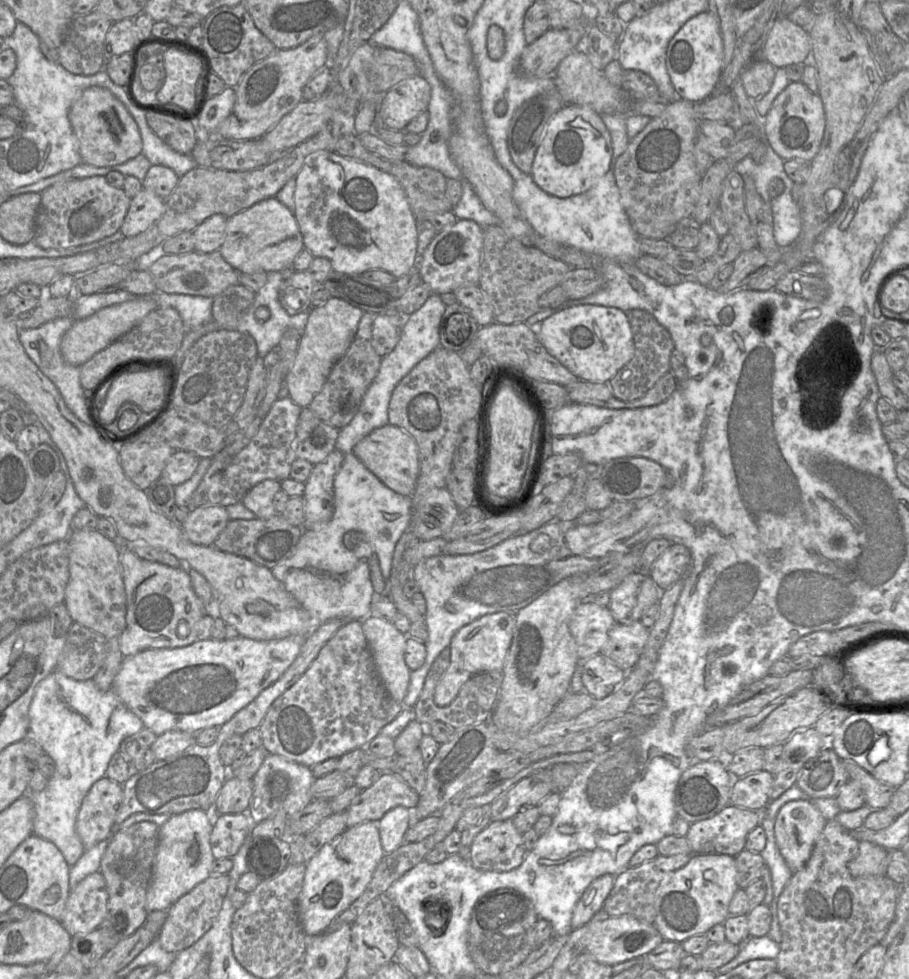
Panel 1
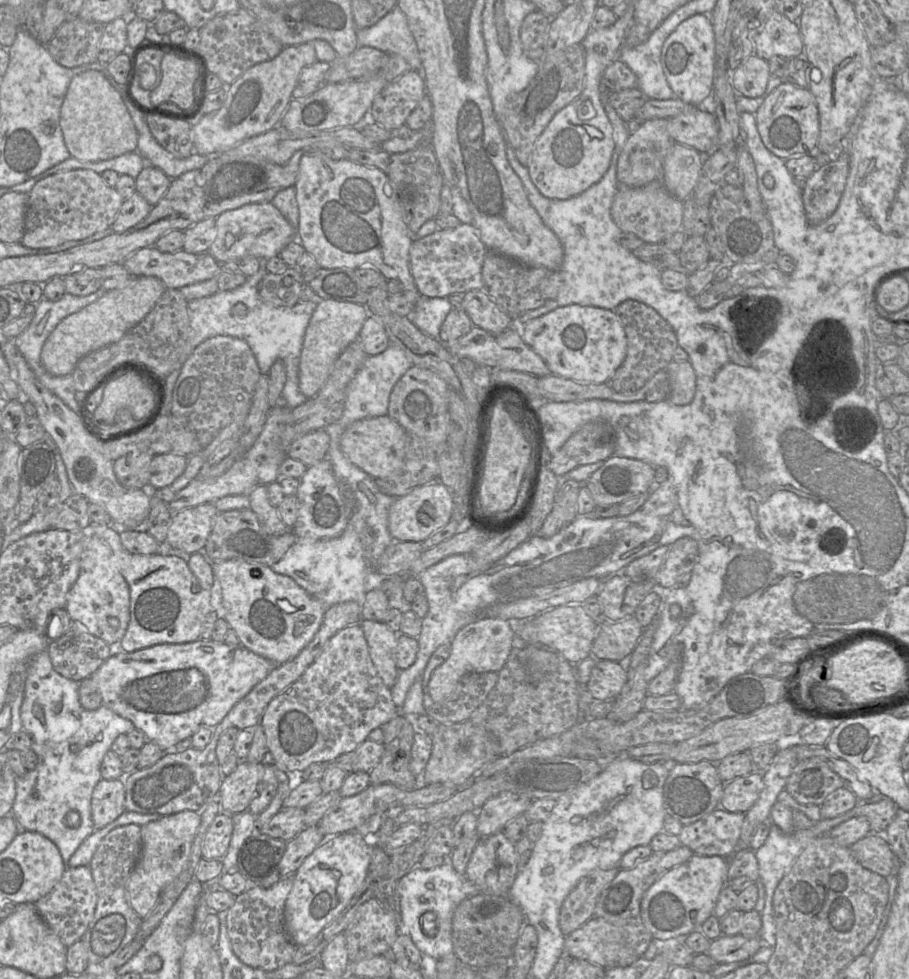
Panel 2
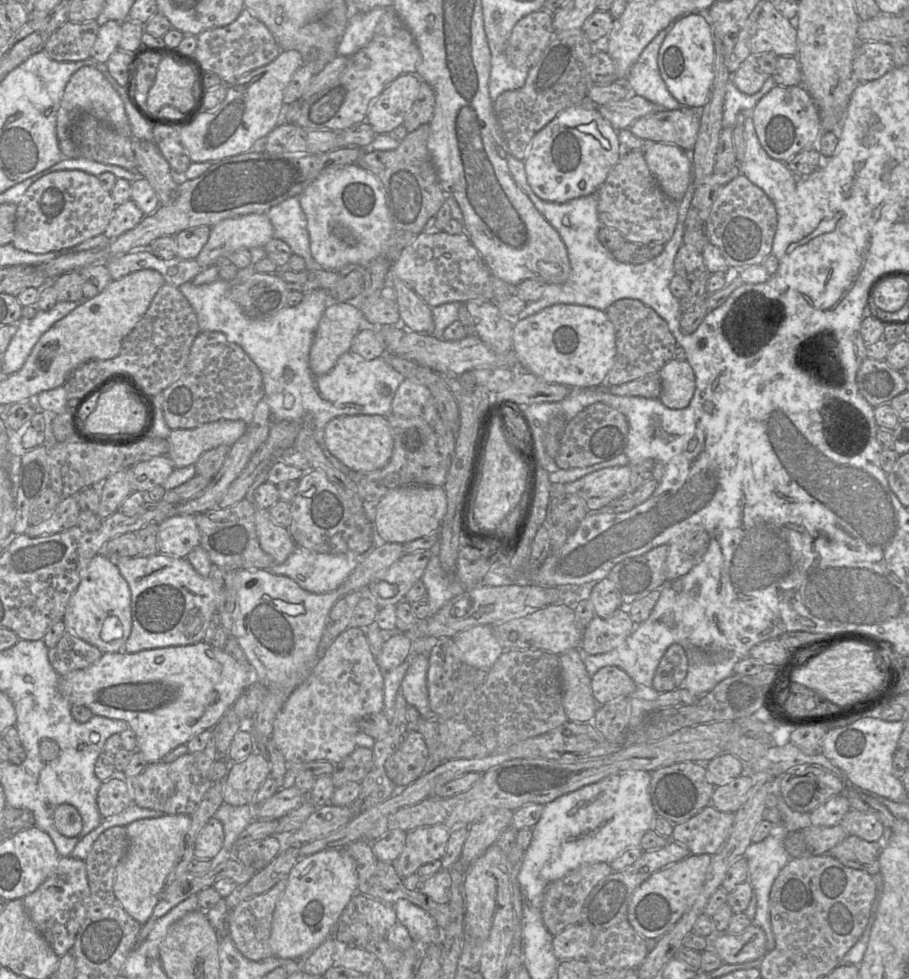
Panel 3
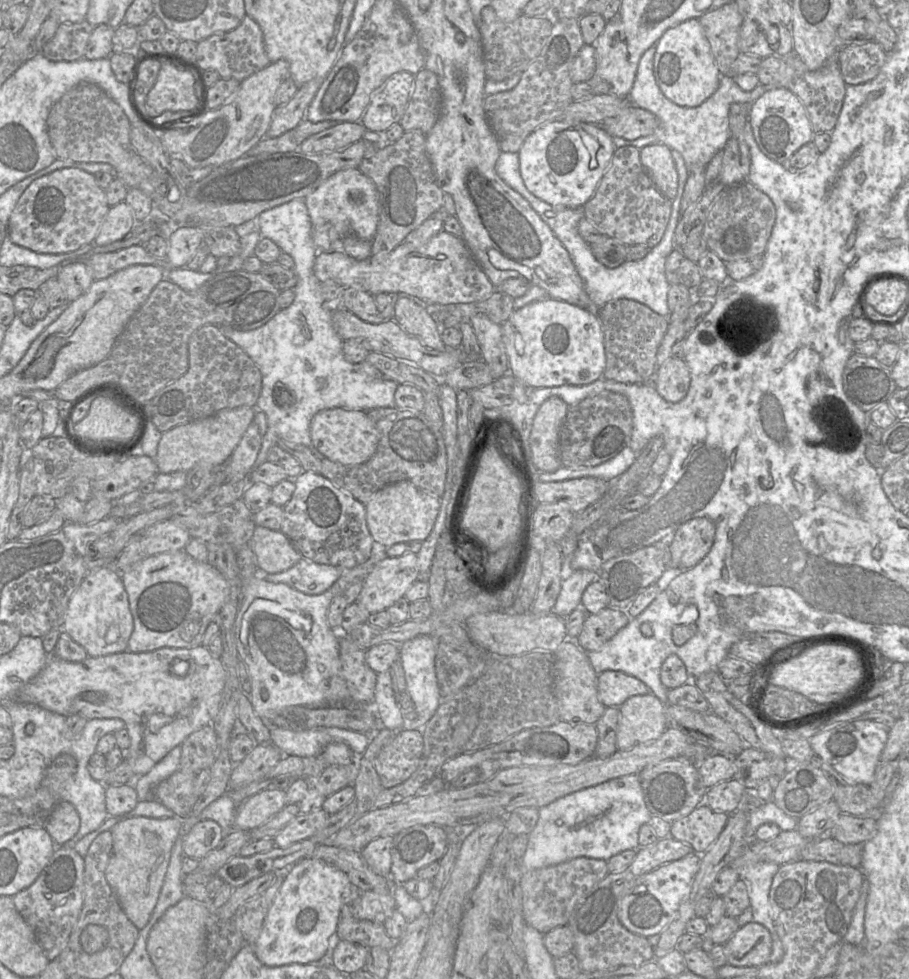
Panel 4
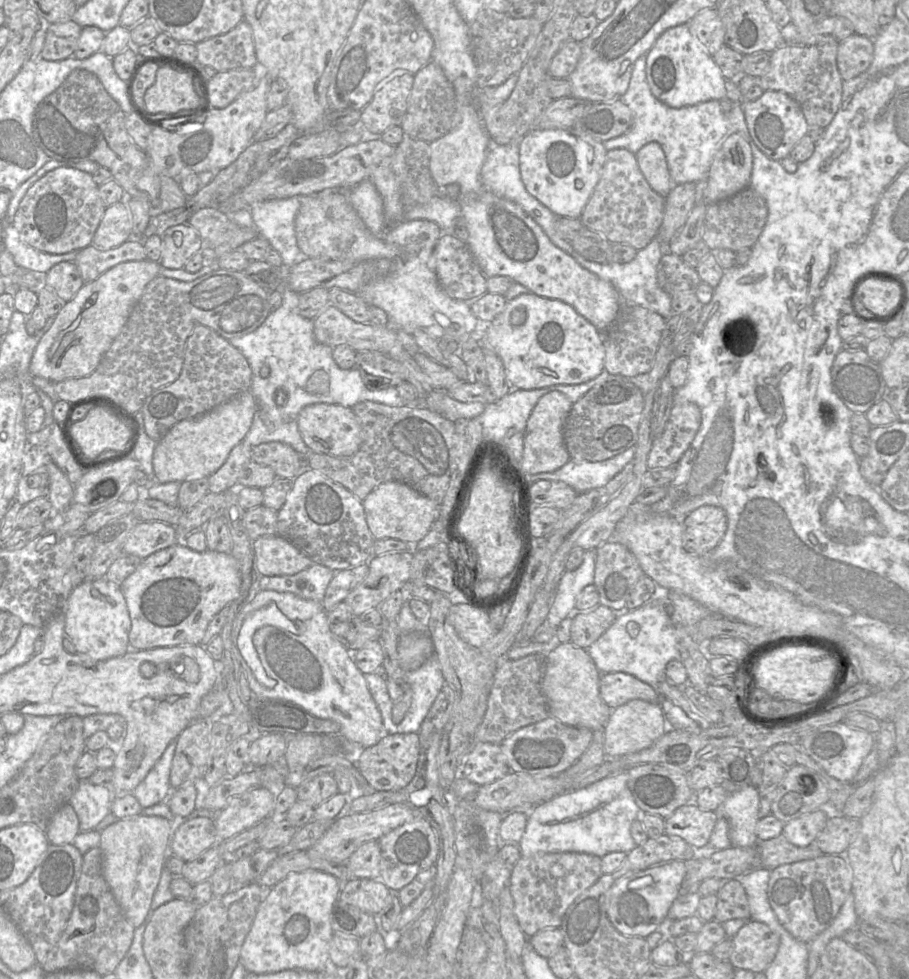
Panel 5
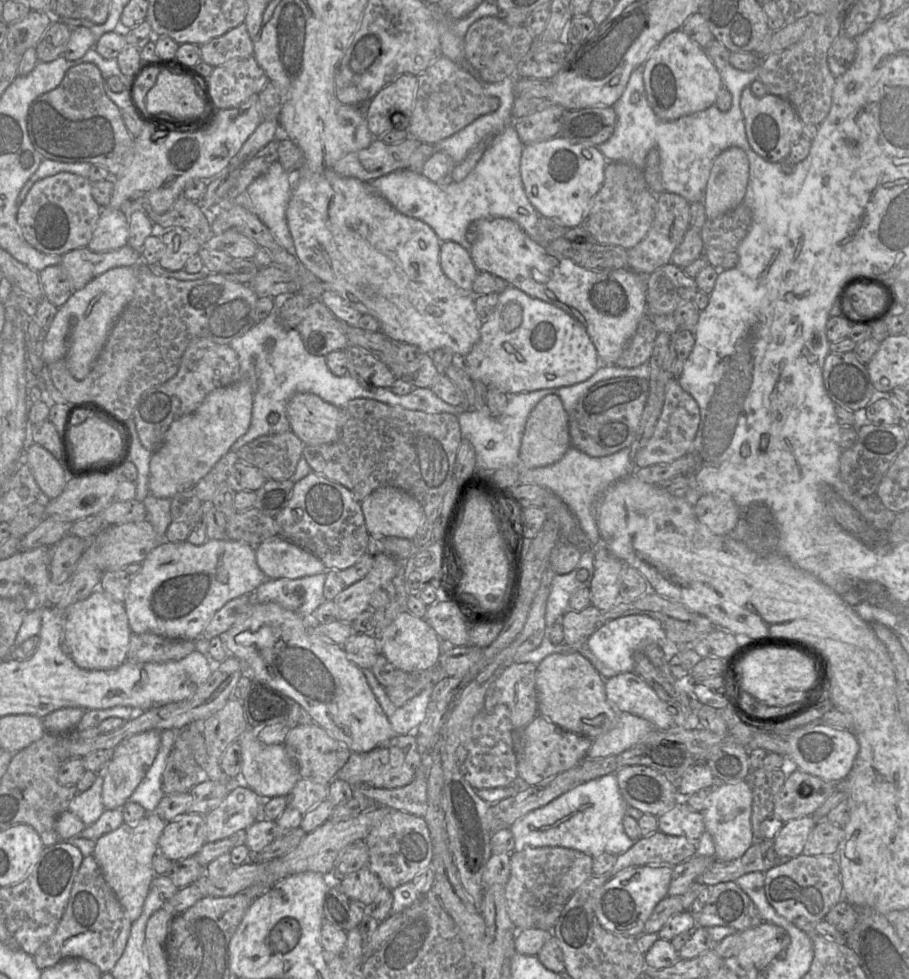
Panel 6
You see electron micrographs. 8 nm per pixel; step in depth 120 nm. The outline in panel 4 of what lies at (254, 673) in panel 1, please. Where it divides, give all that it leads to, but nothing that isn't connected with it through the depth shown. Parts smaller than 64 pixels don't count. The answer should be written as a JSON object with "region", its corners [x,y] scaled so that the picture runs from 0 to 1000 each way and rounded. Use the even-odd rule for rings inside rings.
{"region":[[[178,661],[168,665],[146,667],[142,664],[108,671],[96,671],[90,676],[75,676],[55,670],[47,684],[21,707],[21,715],[39,719],[72,732],[86,729],[95,734],[130,733],[138,737],[144,760],[139,775],[150,795],[163,790],[191,763],[220,744],[232,741],[237,733],[246,704],[249,686],[241,672],[233,670],[229,661]],[[191,673],[212,674],[215,684],[204,691],[187,686]]]}

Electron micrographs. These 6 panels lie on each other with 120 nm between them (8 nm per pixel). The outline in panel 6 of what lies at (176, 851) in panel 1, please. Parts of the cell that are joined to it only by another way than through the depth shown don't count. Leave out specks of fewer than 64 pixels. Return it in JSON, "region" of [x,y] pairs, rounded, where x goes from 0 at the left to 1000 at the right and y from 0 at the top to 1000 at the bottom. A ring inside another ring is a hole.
{"region":[[[163,830],[147,843],[135,841],[106,859],[102,875],[113,896],[130,917],[138,936],[149,941],[156,933],[158,920],[171,896],[167,879],[174,870],[174,859],[184,840],[173,830]]]}

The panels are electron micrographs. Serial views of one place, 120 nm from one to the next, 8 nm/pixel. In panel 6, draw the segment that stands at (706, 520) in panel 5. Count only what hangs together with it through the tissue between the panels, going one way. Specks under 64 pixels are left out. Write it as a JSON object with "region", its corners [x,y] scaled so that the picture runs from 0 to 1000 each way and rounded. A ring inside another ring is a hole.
{"region":[[[798,504],[772,506],[762,519],[768,532],[792,547],[803,546],[814,526],[811,515]]]}

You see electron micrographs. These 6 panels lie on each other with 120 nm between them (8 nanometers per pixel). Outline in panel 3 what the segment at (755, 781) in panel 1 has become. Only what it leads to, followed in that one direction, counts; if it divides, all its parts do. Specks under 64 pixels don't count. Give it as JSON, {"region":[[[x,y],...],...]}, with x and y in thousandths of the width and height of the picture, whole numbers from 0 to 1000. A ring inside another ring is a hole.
{"region":[[[815,792],[798,802],[787,804],[782,822],[793,829],[810,830],[821,819],[827,804],[828,797]]]}

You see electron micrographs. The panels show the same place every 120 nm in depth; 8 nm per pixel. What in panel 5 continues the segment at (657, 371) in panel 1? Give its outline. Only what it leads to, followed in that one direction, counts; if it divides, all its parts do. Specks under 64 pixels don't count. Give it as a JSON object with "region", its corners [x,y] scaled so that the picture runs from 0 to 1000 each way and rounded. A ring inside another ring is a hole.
{"region":[[[685,311],[679,325],[663,340],[664,377],[673,383],[688,385],[714,381],[727,350],[733,326],[724,320],[699,311]]]}

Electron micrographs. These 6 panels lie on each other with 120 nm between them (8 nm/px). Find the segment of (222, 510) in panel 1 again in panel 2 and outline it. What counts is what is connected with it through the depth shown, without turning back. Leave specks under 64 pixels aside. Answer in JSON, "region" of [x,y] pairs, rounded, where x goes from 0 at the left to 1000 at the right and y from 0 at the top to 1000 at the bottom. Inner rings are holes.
{"region":[[[223,514],[191,524],[177,565],[186,560],[204,568],[222,564],[240,523],[234,514]]]}

